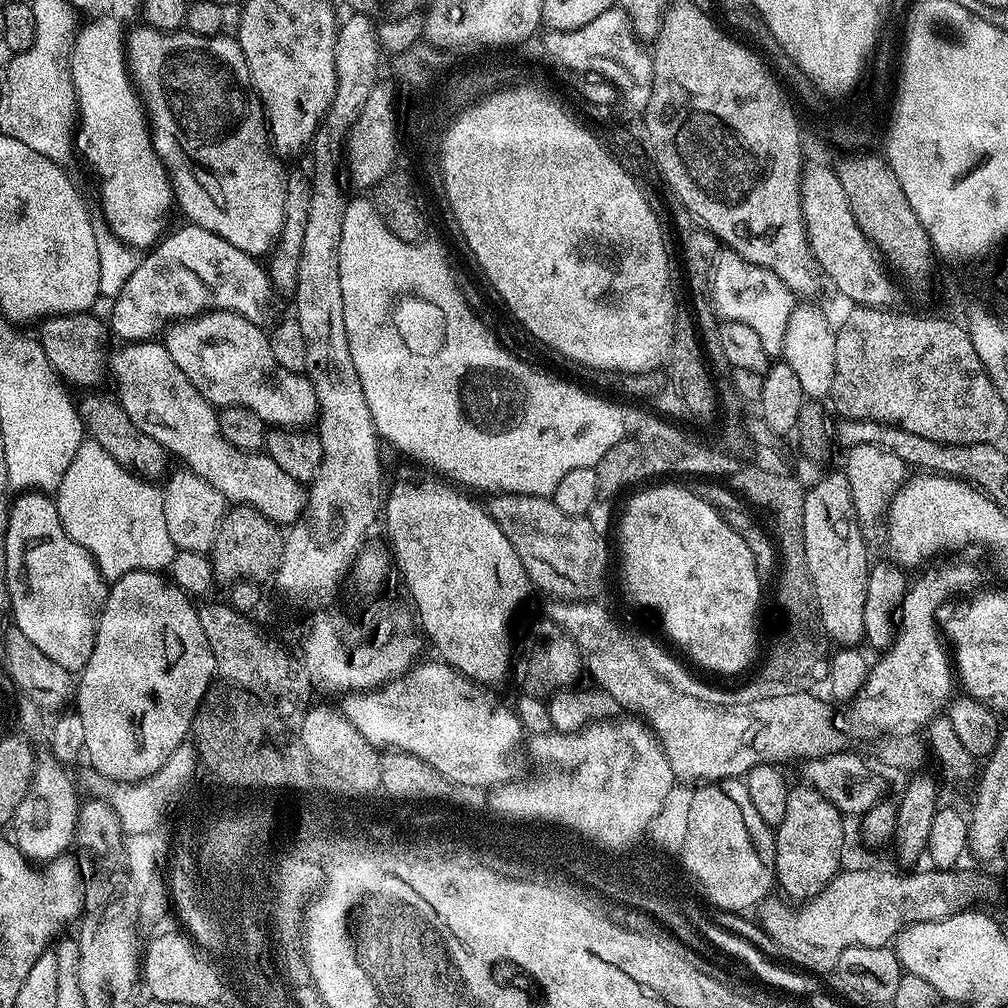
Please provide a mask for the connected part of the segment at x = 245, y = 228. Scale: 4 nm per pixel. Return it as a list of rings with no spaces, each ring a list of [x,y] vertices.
[[[147,26],[141,28],[133,38],[132,35],[130,38],[130,68],[142,89],[143,95],[146,97],[147,107],[154,119],[154,128],[158,133],[158,151],[171,175],[174,185],[174,198],[178,203],[178,208],[181,208],[188,215],[187,219],[191,223],[226,238],[226,242],[230,242],[230,246],[238,246],[238,250],[242,250],[246,254],[264,258],[263,256],[268,251],[269,255],[277,247],[280,235],[284,230],[286,194],[288,193],[290,180],[289,177],[284,177],[284,168],[280,165],[282,163],[281,157],[273,149],[268,135],[268,121],[264,119],[264,107],[260,104],[260,96],[252,85],[250,70],[246,66],[246,58],[240,49],[239,40],[228,34],[195,36],[193,32],[187,30],[178,33],[166,33]]]

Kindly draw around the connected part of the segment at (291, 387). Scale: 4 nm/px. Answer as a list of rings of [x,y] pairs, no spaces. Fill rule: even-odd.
[[[218,312],[215,313],[214,320],[216,320],[216,328],[184,328],[188,326],[174,326],[166,339],[166,345],[170,358],[174,360],[175,365],[182,368],[183,374],[189,378],[190,382],[205,396],[205,398],[215,406],[217,409],[223,410],[225,408],[249,408],[254,410],[254,414],[258,414],[258,418],[262,418],[265,425],[275,426],[280,430],[300,430],[303,424],[308,424],[317,419],[318,403],[316,400],[316,390],[309,382],[307,375],[301,373],[292,373],[286,370],[282,365],[276,364],[274,358],[274,351],[271,350],[271,342],[269,340],[269,333],[260,329],[261,325],[255,320],[247,320],[245,316],[239,316],[236,312]]]

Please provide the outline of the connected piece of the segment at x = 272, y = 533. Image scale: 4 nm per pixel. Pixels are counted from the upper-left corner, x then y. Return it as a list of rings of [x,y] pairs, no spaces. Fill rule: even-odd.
[[[233,505],[220,523],[215,546],[210,553],[215,577],[222,578],[225,582],[241,579],[266,580],[266,577],[273,577],[280,568],[285,539],[283,529],[256,508]]]

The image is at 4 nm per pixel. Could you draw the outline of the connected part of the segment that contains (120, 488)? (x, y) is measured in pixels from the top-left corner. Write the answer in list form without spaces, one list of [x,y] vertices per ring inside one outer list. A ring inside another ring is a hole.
[[[85,439],[78,446],[78,454],[74,454],[74,462],[66,466],[66,474],[62,474],[62,482],[56,487],[54,499],[58,518],[62,518],[62,526],[66,534],[78,546],[85,548],[95,564],[100,568],[100,575],[111,582],[131,572],[158,572],[171,569],[178,551],[175,542],[170,538],[170,530],[166,530],[166,510],[164,509],[164,493],[156,488],[151,479],[137,476],[128,471],[115,460],[98,442]]]

